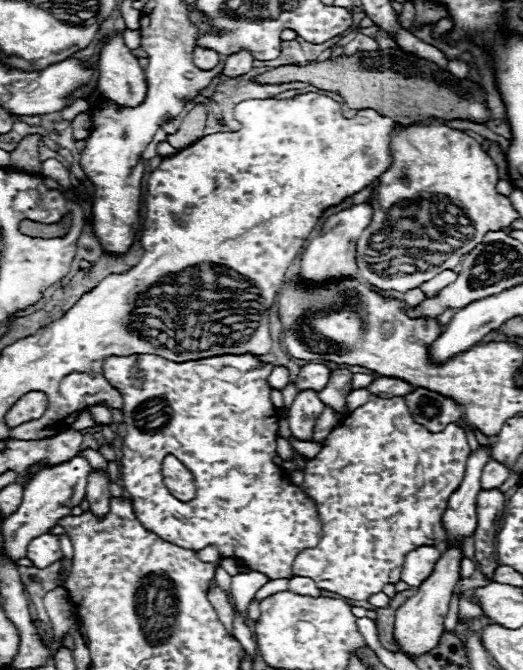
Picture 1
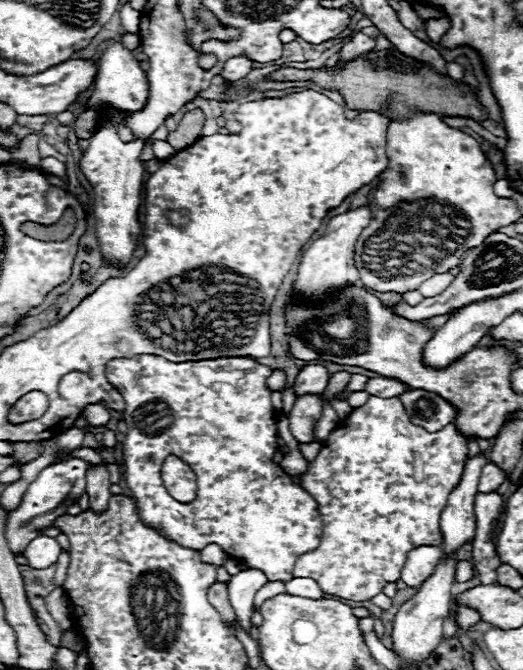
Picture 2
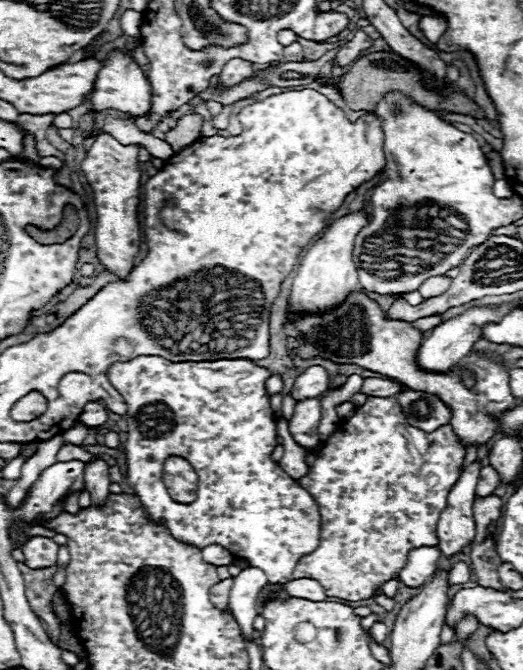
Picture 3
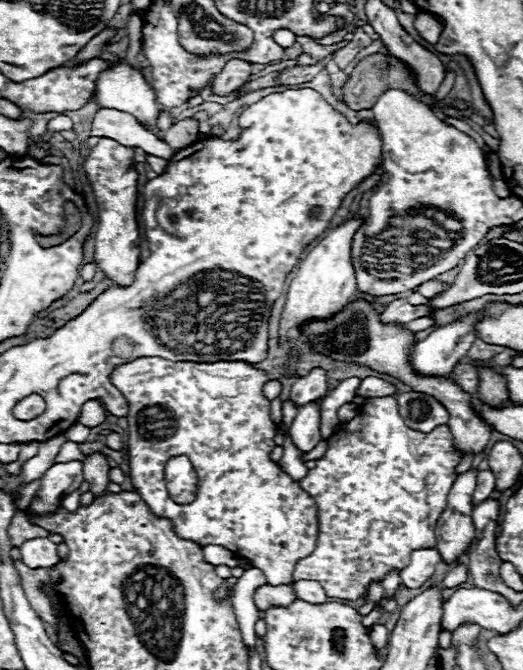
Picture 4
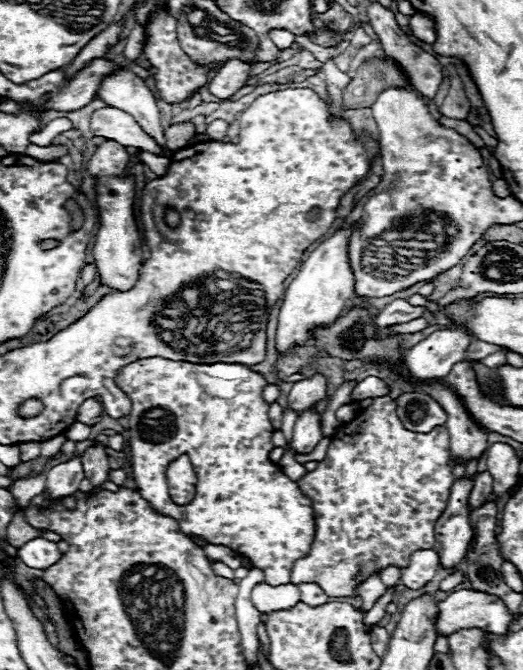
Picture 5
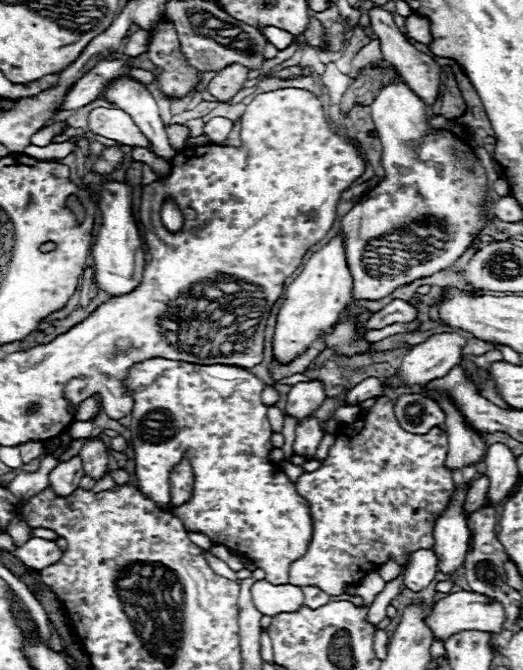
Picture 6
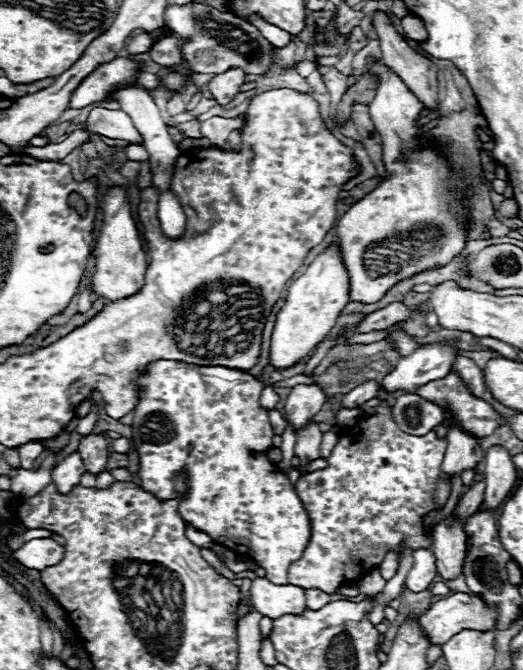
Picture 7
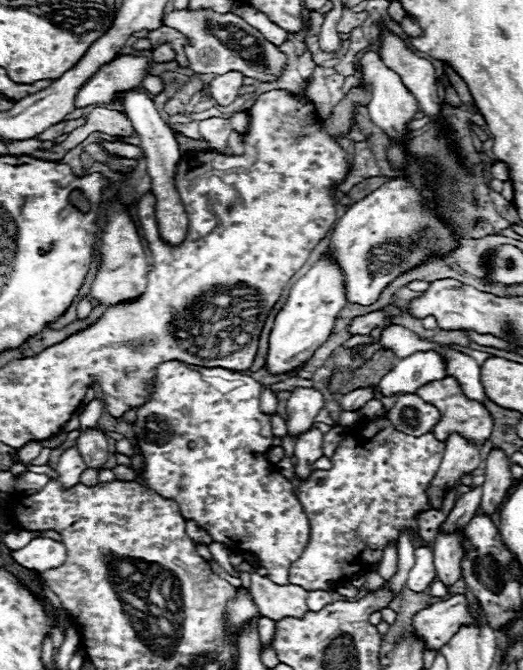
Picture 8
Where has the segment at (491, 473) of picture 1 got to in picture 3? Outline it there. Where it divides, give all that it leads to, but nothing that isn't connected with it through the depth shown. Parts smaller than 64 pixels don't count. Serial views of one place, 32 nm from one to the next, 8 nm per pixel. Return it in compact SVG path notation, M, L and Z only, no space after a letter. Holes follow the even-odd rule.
M486 466L480 470L480 478L478 478L478 488L476 488L476 498L482 498L482 496L490 496L496 488L498 488L498 474L492 466Z

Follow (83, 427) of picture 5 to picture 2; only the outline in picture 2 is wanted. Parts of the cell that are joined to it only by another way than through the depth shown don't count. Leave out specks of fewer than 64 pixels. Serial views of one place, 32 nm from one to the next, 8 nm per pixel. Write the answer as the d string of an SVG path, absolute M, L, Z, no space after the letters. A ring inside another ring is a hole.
M70 428L58 436L58 446L60 448L78 448L78 446L82 446L84 436L86 436L86 432L82 428Z

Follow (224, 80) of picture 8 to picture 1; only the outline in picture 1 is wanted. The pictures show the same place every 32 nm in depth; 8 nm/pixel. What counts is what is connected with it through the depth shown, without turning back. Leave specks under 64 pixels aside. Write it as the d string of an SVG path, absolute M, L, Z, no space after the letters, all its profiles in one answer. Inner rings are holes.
M242 50L242 52L238 52L238 54L232 54L232 56L226 60L222 74L224 74L224 76L230 76L230 78L248 74L248 72L252 70L252 62L254 62L254 58L250 56L250 52Z

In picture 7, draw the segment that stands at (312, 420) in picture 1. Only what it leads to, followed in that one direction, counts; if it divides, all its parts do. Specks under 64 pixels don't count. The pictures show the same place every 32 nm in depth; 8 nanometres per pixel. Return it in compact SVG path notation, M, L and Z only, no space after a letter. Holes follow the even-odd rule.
M310 422L304 430L298 430L296 434L296 446L294 454L300 458L300 474L308 474L308 464L316 458L320 458L320 444L322 444L322 432L316 422Z

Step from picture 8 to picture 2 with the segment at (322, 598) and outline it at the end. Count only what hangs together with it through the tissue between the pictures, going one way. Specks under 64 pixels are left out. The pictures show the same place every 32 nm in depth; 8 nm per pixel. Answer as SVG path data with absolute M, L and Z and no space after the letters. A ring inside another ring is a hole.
M294 578L294 580L286 582L286 592L290 592L292 596L306 596L312 600L324 598L324 590L312 578Z

